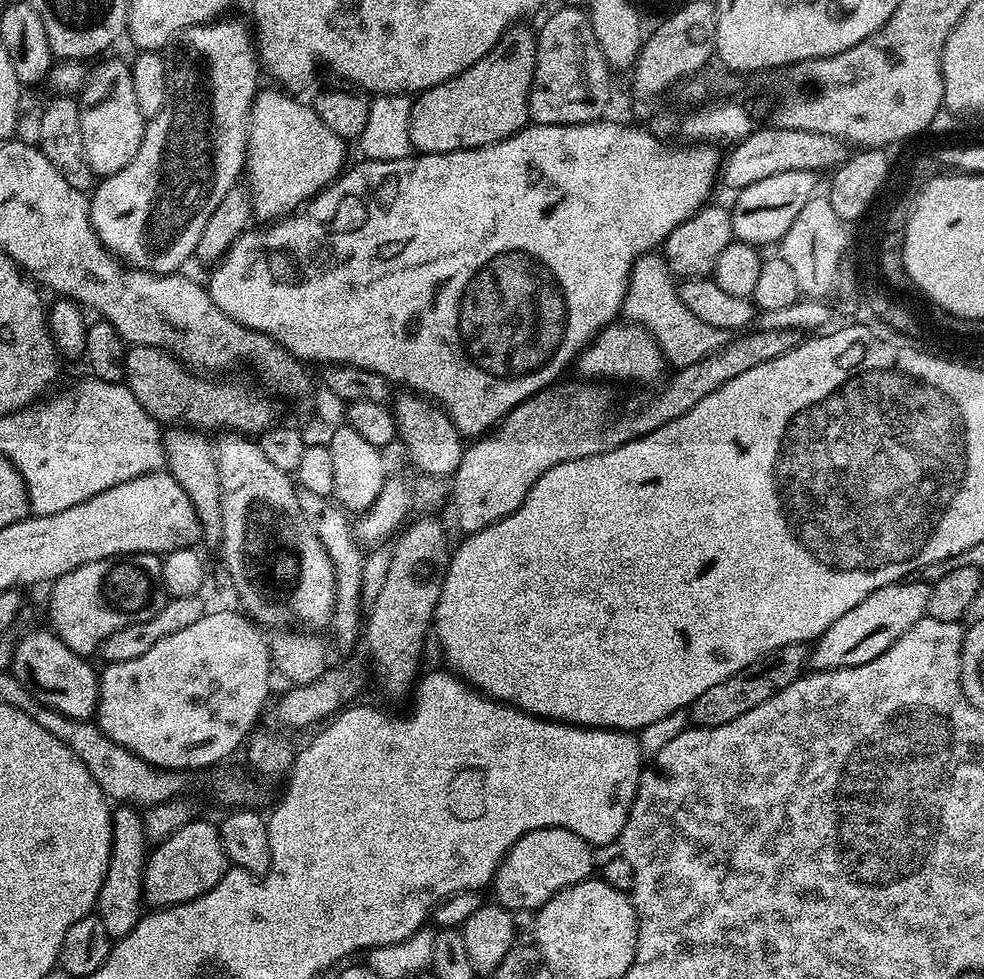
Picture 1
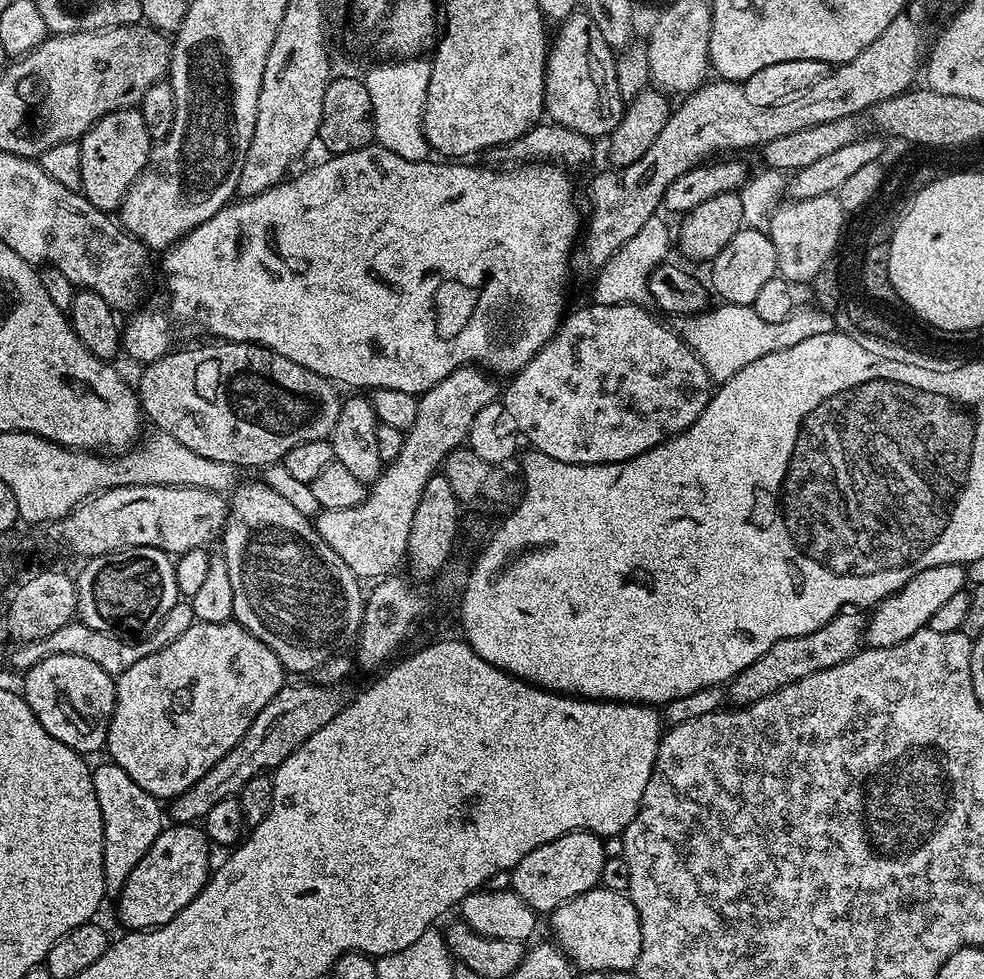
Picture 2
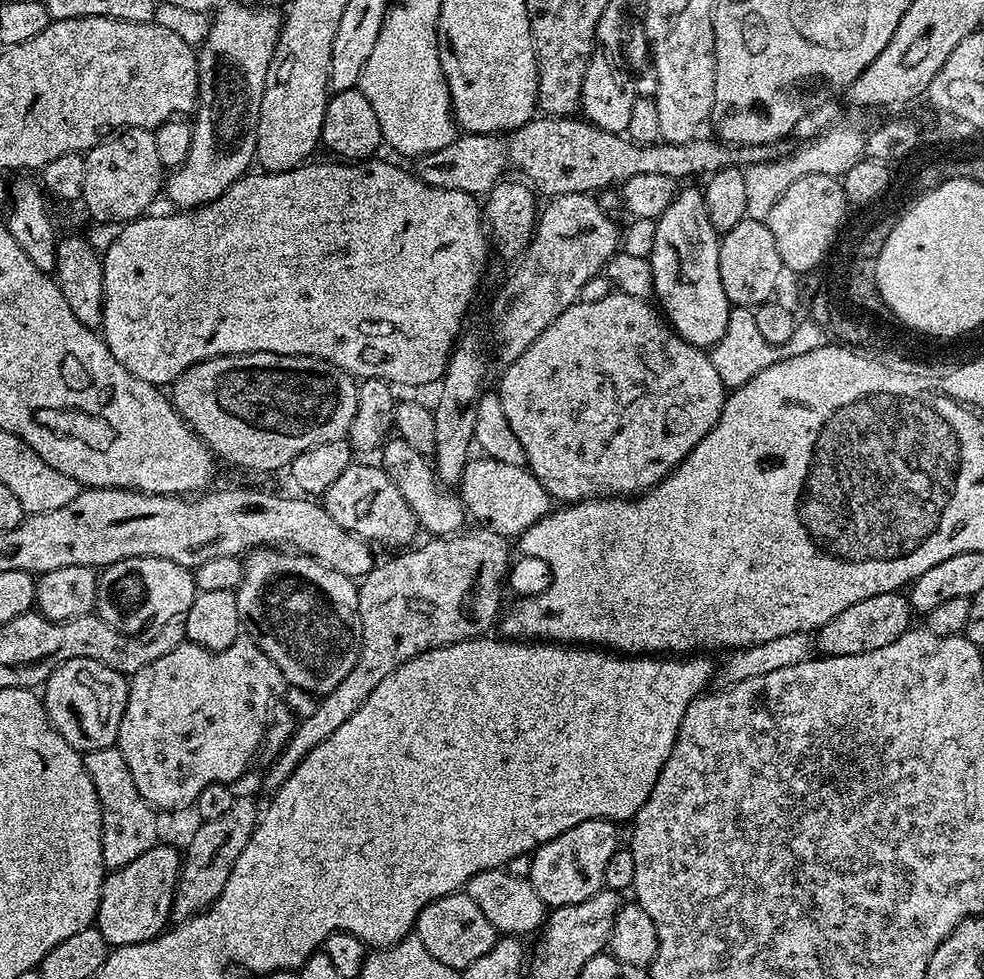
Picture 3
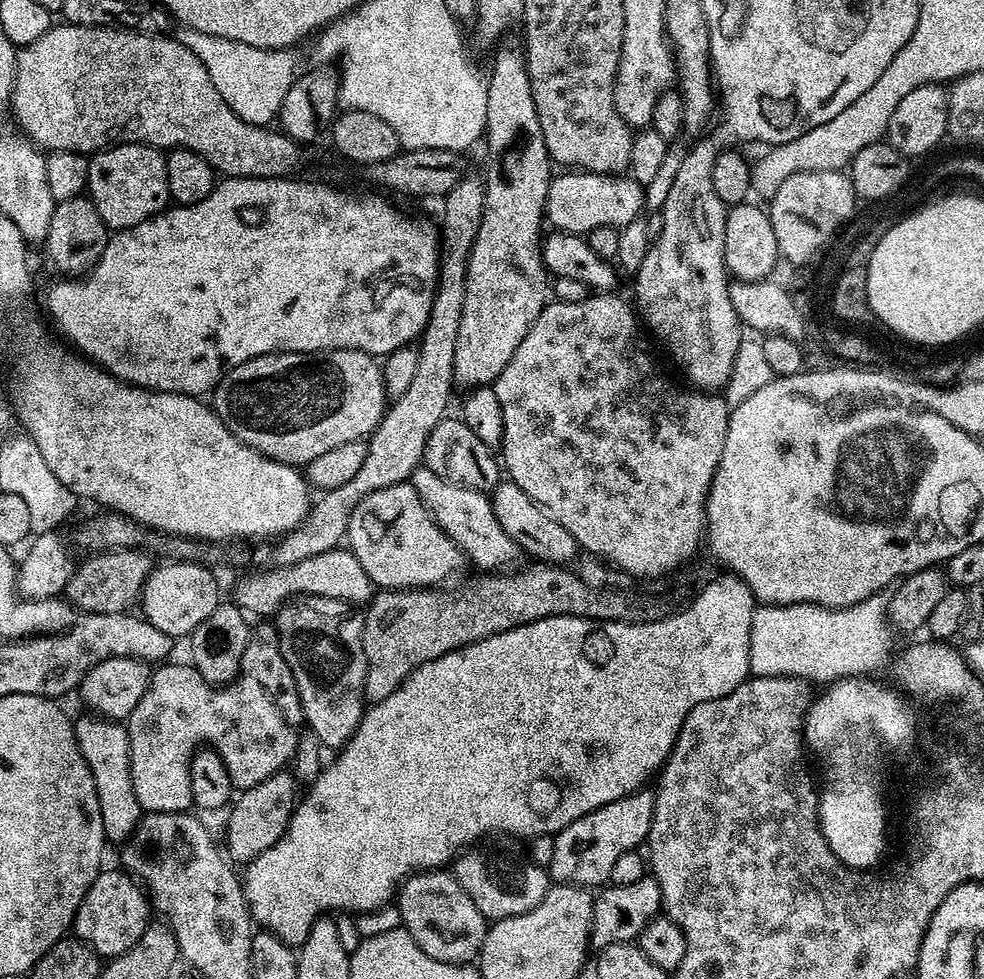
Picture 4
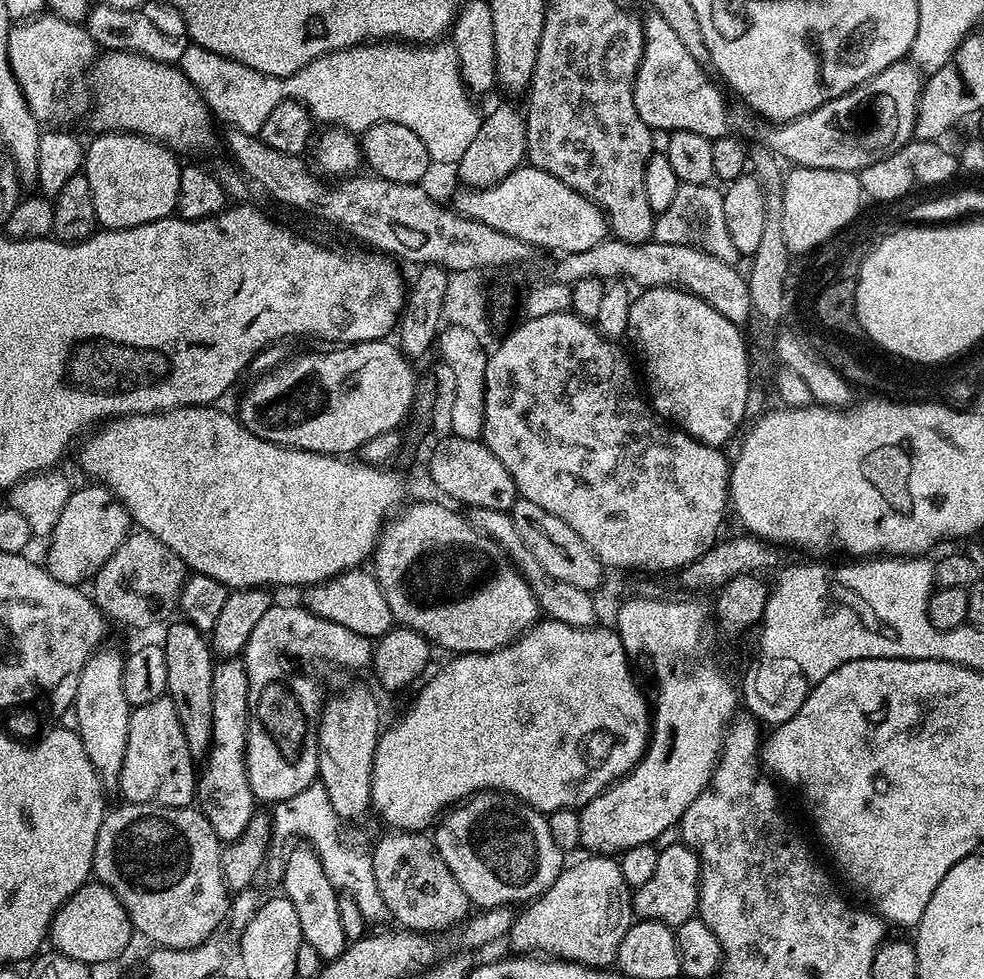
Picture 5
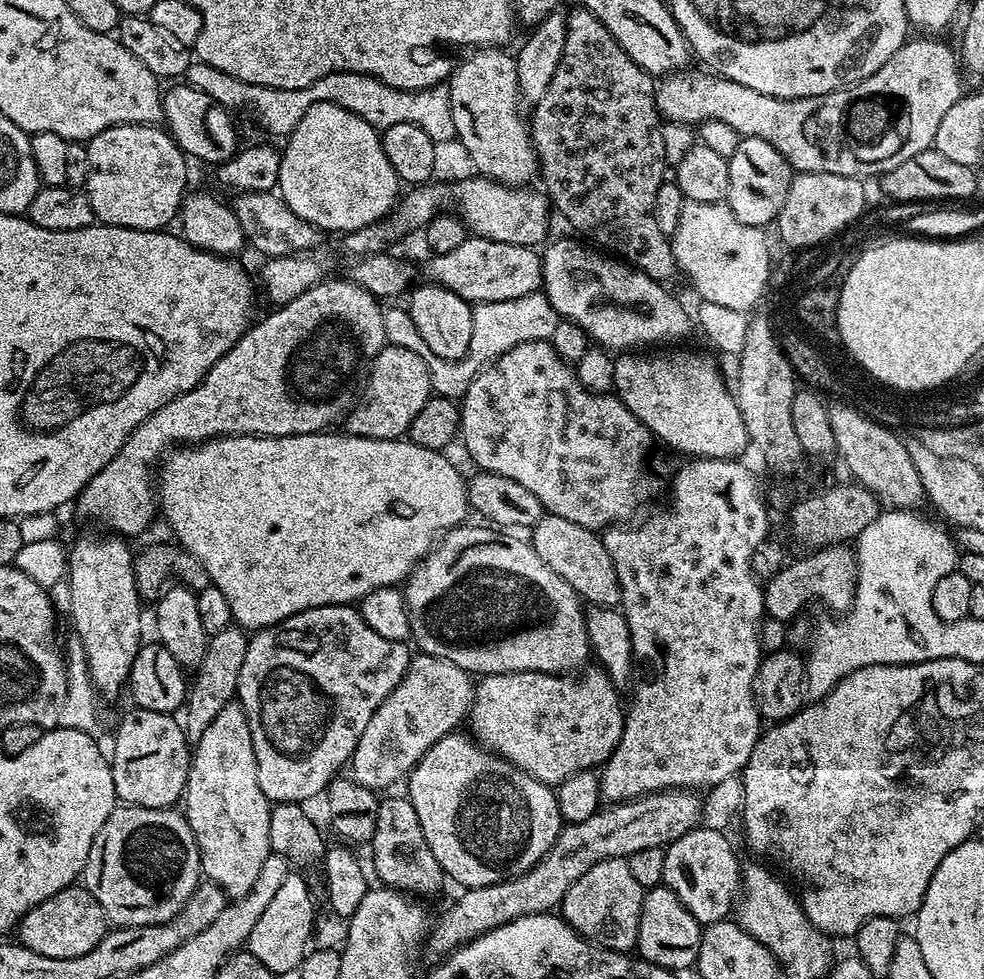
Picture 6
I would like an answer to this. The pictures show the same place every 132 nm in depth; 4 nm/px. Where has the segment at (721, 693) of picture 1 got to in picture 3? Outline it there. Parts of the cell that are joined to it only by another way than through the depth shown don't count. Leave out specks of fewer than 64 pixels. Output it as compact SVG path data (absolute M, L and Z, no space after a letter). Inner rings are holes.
M903 591L874 594L874 598L862 598L862 602L846 606L842 614L830 618L830 622L816 629L814 639L817 653L826 656L849 656L890 646L890 642L894 642L902 633L913 627L912 616L914 617L912 601Z

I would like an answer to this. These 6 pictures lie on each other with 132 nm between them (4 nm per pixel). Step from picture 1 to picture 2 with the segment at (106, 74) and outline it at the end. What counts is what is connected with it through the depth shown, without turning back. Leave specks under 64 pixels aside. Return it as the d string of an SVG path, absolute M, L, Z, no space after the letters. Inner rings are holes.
M119 108L102 117L79 141L82 150L82 186L84 197L98 210L112 214L119 209L124 195L133 182L148 165L148 156L152 153L154 141L142 122L142 114L136 108Z

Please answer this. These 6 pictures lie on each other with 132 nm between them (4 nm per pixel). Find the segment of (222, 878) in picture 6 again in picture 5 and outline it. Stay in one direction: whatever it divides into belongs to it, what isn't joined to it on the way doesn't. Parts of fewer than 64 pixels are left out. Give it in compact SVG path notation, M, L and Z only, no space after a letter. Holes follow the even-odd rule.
M221 659L213 667L212 685L214 686L212 741L208 747L208 758L203 761L198 772L195 799L198 801L200 811L210 822L216 837L222 842L227 842L240 837L242 830L246 830L250 818L258 808L258 801L248 781L246 766L250 682L243 659Z

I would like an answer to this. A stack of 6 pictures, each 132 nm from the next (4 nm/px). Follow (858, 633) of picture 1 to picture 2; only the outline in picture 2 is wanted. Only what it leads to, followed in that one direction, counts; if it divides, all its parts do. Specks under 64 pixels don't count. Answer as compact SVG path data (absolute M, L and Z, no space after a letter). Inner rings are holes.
M962 564L930 566L930 570L914 574L910 582L903 584L897 592L871 609L872 616L870 612L866 620L867 643L874 648L889 648L910 638L918 630L928 627L932 615L954 594L965 591L968 583L968 574Z

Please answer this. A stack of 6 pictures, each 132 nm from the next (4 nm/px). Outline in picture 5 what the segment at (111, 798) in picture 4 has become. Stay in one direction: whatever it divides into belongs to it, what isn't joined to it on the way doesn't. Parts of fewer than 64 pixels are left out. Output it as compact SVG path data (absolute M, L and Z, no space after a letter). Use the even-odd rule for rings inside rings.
M107 648L97 650L88 659L86 666L82 666L78 690L74 694L71 709L76 712L75 733L80 737L82 747L86 749L86 758L90 758L90 766L94 766L105 793L112 794L120 787L122 762L126 758L126 742L130 738L132 708L120 685L125 653L120 653L116 648Z

